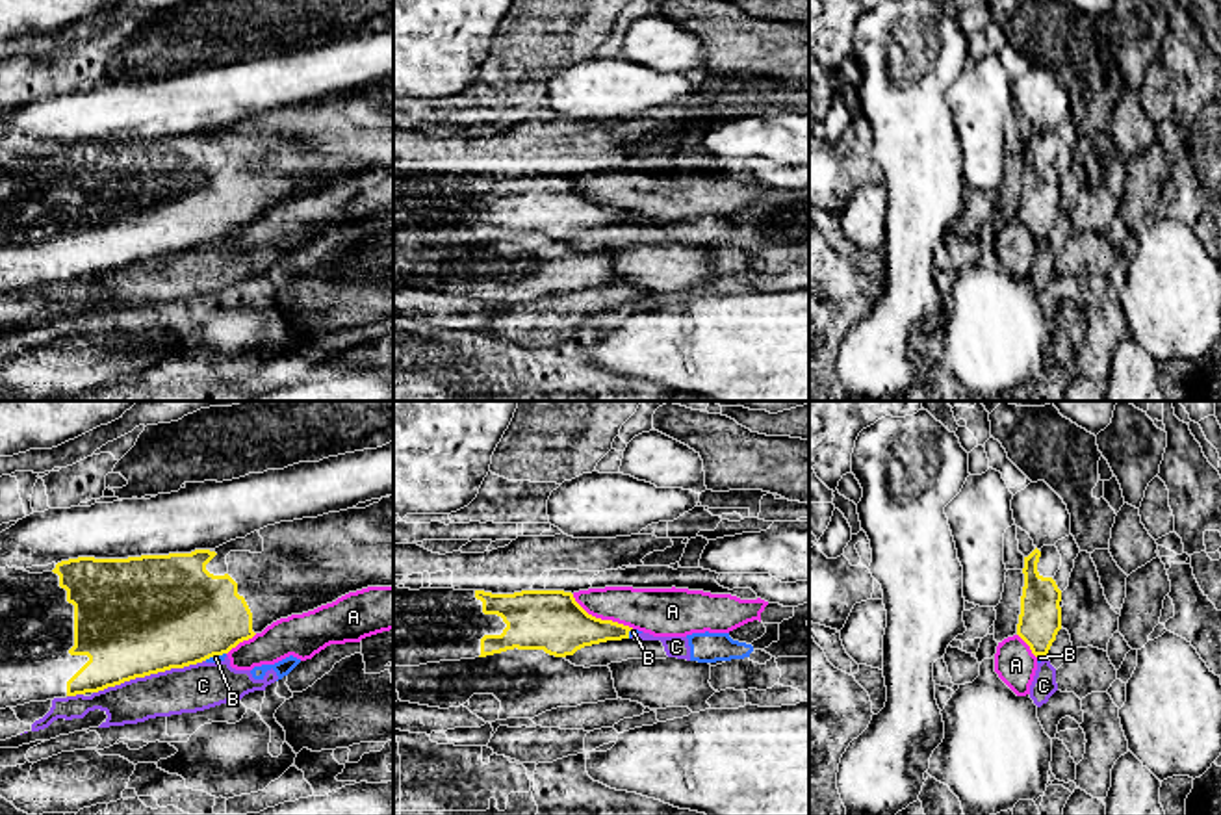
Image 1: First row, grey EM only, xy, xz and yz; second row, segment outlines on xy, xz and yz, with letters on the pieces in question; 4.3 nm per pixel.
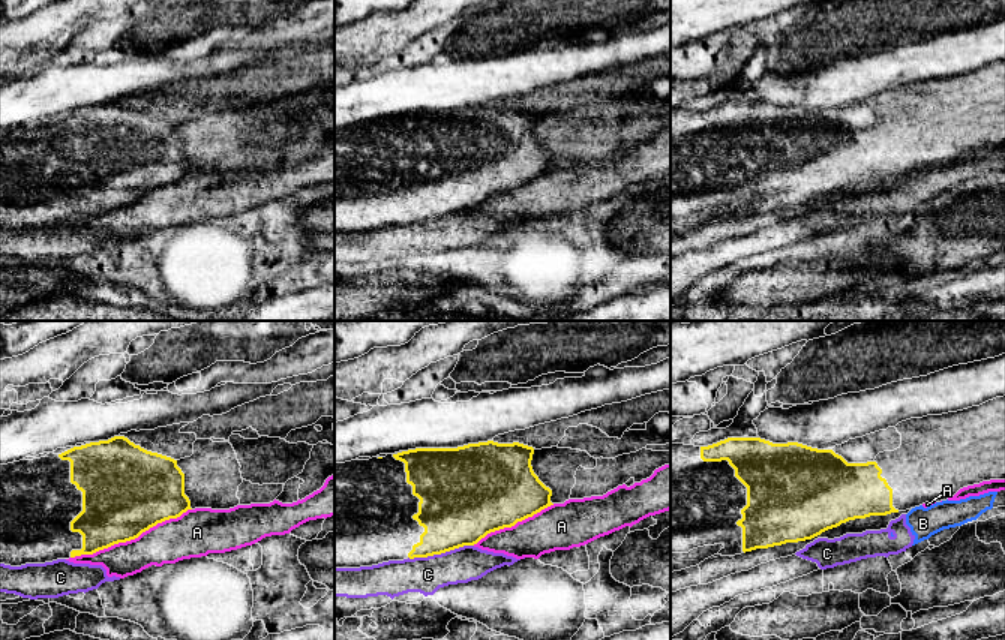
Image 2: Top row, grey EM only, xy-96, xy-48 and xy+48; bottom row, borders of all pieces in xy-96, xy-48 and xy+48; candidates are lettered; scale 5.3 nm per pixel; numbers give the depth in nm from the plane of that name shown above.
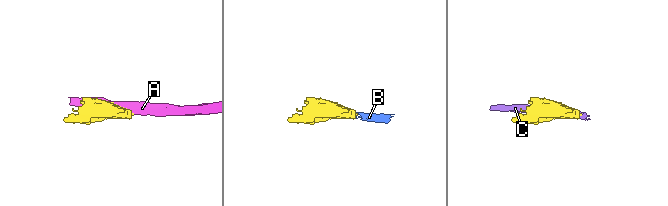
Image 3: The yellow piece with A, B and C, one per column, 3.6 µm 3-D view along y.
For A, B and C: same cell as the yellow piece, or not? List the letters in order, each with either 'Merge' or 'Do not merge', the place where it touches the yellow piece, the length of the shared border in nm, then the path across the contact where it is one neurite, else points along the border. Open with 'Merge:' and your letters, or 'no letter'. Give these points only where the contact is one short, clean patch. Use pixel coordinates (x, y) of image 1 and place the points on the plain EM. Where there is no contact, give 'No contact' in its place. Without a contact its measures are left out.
Merge: no letter
A: Do not merge. Touches yellow at xz (600, 203). Shared border 300 nm
B: Do not merge. Touches yellow at xy (214, 238). Shared border 100 nm. Boundary: xy (225, 236), (205, 244)
C: Do not merge. Touches yellow at xy (149, 258). Shared border 500 nm

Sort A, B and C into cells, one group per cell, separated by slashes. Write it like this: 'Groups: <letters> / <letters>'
Groups: A / B C

